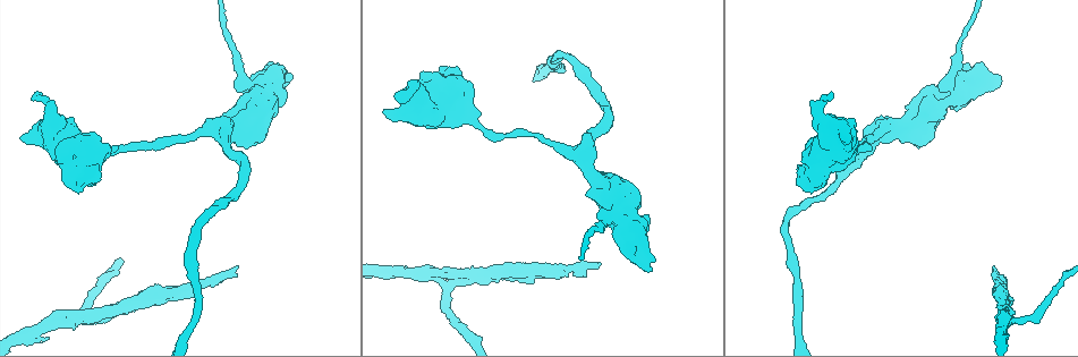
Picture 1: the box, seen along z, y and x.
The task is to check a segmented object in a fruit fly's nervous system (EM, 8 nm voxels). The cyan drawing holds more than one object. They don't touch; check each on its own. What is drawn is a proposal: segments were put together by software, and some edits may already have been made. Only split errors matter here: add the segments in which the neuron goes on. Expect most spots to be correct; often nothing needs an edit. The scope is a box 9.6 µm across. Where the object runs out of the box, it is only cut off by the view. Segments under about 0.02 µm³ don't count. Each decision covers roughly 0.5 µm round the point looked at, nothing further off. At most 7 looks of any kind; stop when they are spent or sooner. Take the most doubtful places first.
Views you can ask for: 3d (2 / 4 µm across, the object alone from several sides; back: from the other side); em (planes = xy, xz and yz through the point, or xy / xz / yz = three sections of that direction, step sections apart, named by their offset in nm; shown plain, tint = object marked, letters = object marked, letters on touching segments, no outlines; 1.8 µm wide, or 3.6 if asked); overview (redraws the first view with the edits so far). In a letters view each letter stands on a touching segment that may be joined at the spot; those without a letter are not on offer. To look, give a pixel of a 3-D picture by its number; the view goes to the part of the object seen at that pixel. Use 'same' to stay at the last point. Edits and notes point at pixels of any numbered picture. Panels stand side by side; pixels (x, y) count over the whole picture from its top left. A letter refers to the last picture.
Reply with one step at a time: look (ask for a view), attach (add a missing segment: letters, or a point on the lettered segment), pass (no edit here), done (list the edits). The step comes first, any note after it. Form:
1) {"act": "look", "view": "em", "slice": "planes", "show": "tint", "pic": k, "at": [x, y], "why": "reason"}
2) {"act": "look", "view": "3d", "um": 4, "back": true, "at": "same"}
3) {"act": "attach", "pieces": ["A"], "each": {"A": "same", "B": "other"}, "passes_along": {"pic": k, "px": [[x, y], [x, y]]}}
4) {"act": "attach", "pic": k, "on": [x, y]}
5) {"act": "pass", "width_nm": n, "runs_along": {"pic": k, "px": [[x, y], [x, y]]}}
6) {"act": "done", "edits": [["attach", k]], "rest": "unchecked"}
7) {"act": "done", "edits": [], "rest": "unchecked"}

{"act": "look", "view": "em", "slice": "xz", "step": 16, "show": "tint", "pic": 1, "at": [91, 317], "why": "three-way junction"}

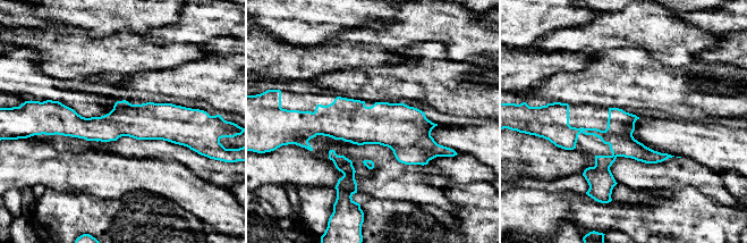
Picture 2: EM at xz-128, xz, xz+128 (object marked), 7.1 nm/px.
{"act": "look", "view": "em", "slice": "planes", "show": "letters", "at": "same", "why": "cut it another way"}

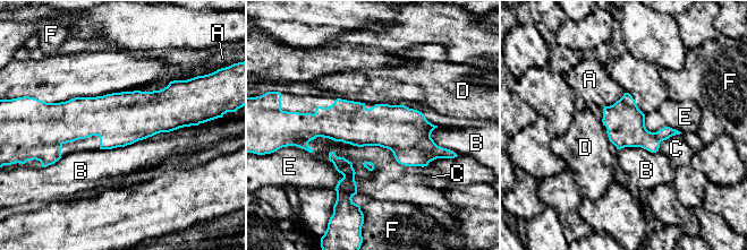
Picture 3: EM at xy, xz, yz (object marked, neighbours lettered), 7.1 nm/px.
{"act": "pass", "longest_contact_nm": ["B", 700], "each": {"A": "other", "B": "other", "C": "other", "D": "other", "E": "other", "F": "other"}, "runs_along": {"pic": 3, "px": [[51, 121], [181, 119], [187, 123]]}, "found": "none of them fits"}

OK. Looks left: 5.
{"act": "look", "view": "em", "slice": "planes", "show": "plain", "pic": 1, "at": [398, 100], "why": "branch stops here"}

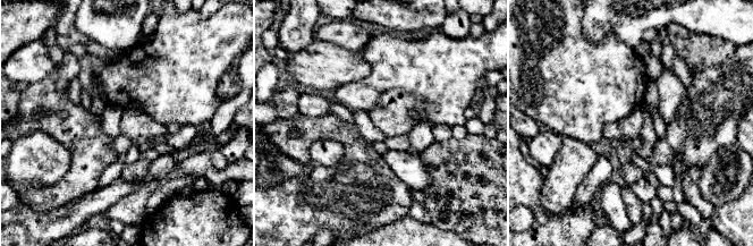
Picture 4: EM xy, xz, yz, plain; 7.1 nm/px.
{"act": "look", "view": "em", "slice": "planes", "show": "letters", "at": "same"}

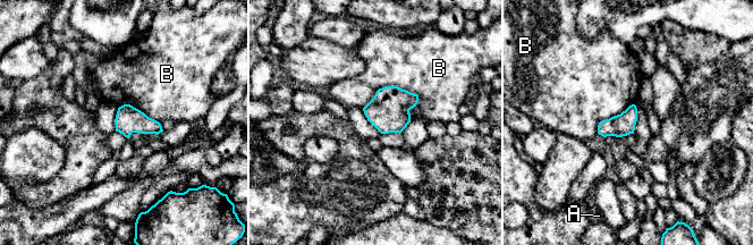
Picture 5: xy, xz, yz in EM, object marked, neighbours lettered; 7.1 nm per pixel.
{"act": "pass", "each": {"A": "other", "B": "other"}, "border": {"pic": 5, "px": [[420, 99], [382, 86], [362, 108]]}, "found": "none of them fits"}

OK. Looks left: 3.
{"act": "look", "view": "3d", "um": 4, "pic": 1, "at": [419, 75], "why": "an open end"}

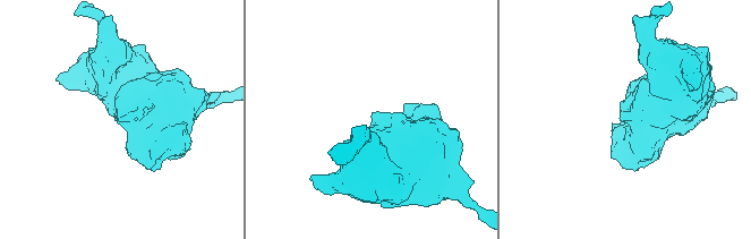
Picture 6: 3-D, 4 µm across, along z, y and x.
{"act": "look", "view": "em", "um": 3.6, "slice": "planes", "show": "plain", "pic": 6, "at": [119, 122], "why": "need the tissue"}

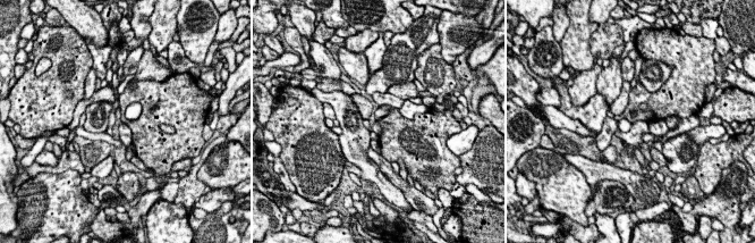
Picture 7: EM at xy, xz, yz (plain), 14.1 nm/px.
{"act": "look", "view": "em", "um": 3.6, "slice": "planes", "show": "letters", "at": "same"}

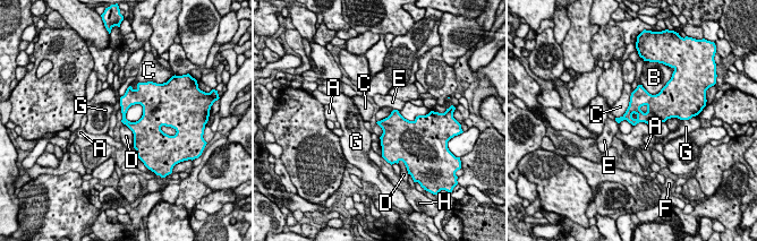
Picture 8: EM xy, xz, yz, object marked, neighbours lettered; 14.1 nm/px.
{"act": "pass", "each": {"A": "other", "B": "other", "C": "other", "D": "other", "E": "other", "F": "other", "G": "other", "H": "other"}, "border": {"pic": 8, "px": [[122, 122], [132, 131], [134, 145]]}, "found": "none of them fits"}

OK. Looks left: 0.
{"act": "done", "edits": [], "rest": "unchecked"}

